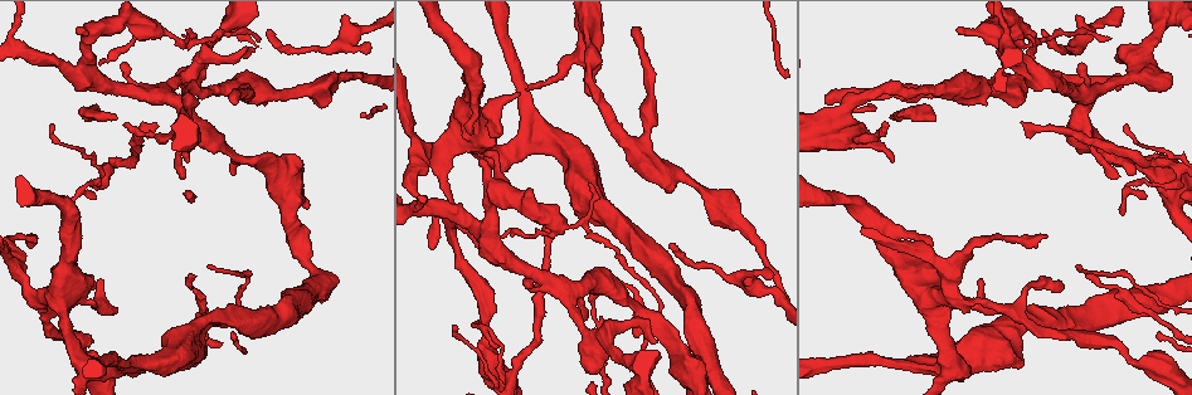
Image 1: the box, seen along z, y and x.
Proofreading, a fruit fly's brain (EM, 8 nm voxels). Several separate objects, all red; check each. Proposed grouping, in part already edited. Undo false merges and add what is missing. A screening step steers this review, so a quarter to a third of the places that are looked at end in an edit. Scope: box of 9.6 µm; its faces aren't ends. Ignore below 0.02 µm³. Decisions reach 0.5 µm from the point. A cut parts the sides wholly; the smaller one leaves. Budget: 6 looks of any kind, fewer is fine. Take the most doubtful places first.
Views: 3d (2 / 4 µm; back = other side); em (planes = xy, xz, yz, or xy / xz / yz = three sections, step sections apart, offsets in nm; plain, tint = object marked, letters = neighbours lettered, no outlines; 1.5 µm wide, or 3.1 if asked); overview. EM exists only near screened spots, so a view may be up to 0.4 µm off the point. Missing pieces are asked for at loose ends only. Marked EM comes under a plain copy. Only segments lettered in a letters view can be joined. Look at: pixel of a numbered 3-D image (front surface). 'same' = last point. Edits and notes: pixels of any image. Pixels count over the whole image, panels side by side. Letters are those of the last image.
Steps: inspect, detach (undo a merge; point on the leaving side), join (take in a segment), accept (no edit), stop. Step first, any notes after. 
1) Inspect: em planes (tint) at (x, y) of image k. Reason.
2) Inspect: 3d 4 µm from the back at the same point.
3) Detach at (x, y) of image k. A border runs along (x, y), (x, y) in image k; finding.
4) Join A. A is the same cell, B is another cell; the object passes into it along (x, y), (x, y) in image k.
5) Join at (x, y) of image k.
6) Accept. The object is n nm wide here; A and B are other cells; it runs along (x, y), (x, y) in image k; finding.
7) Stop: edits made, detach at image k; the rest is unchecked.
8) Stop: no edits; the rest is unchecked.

Inspect: 3d 4 µm at (165, 34) of image 1. Calibre changes.

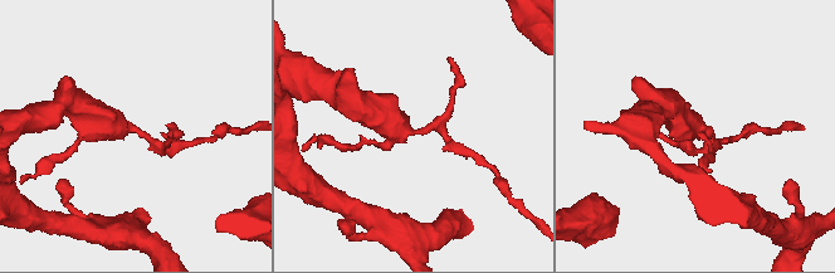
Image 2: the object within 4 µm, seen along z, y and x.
Inspect: em planes (letters) at (410, 129) of image 2.

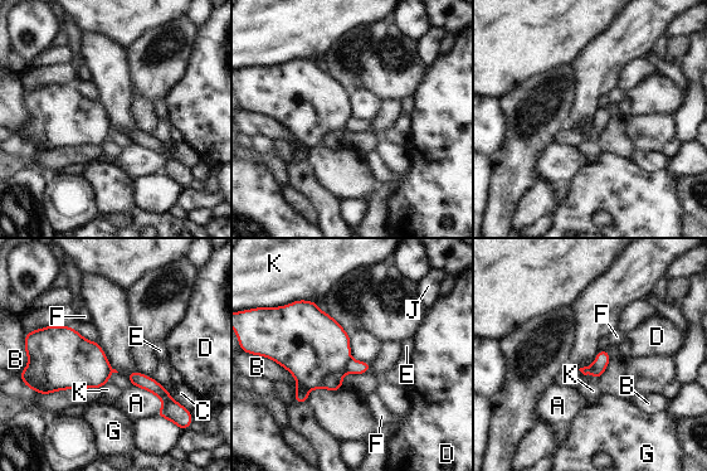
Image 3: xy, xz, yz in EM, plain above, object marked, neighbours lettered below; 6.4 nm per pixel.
Detach at (334, 382) of image 3. A, B, C, D, E, F, G, J and K are other cells; the part that leaves runs along (366, 365), (352, 367), (325, 384) in image 3; a second neuron is stuck on.

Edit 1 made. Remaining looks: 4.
Inspect: overview. Redraw.

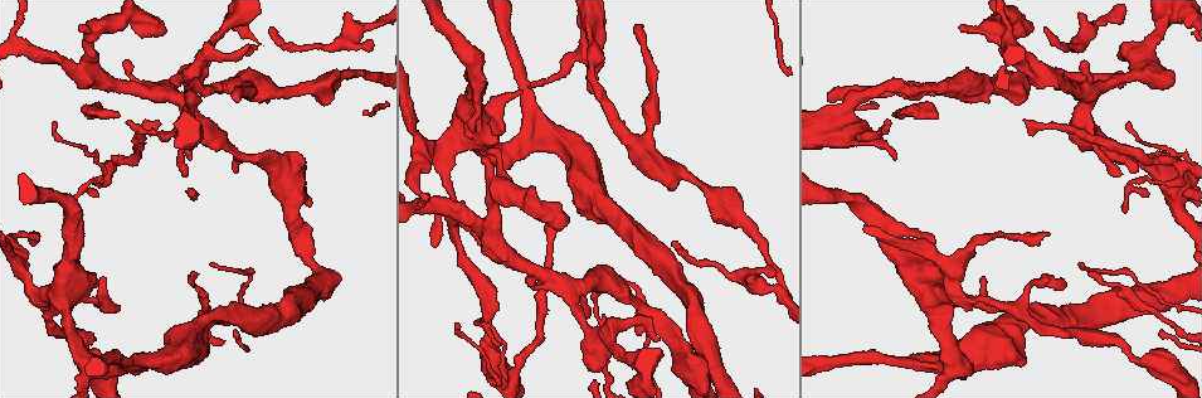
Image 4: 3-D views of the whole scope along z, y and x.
Inspect: em yz step 4 (tint) at (530, 82) of image 4.

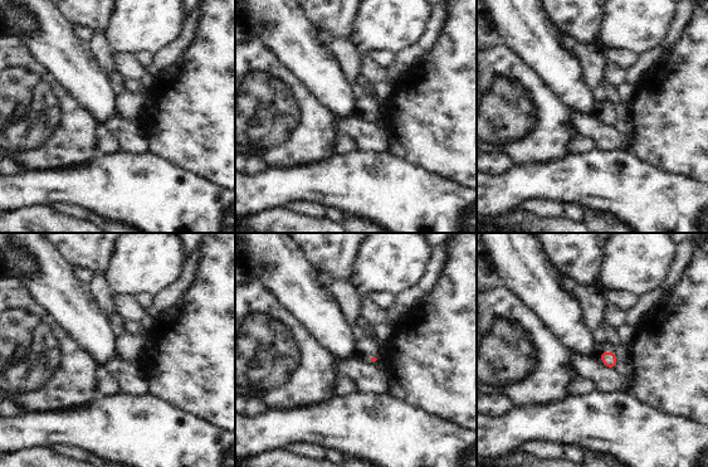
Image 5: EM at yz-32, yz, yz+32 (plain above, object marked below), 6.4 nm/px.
Inspect: em xy step 8 (letters) at the same point.

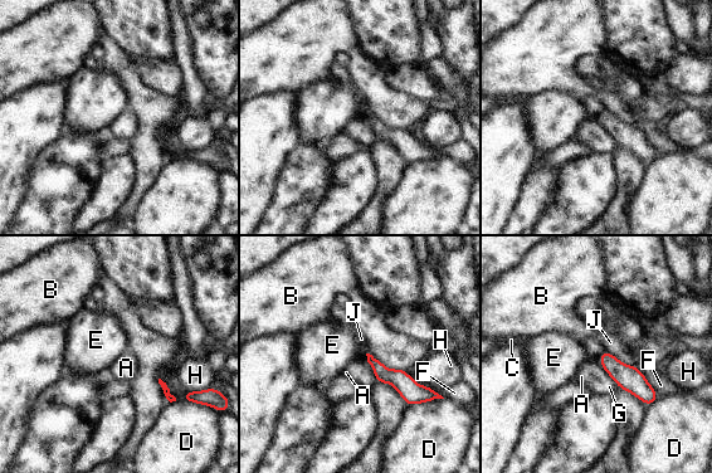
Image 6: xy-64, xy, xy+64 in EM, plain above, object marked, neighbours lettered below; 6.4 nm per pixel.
Accept. A, B, C, D, E, F, G, H and J are other cells; it runs along (370, 359), (422, 399) in image 6; no lettered segment goes on from it.

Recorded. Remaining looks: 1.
Stop: edits made, detach at image 3; the rest is unchecked.

